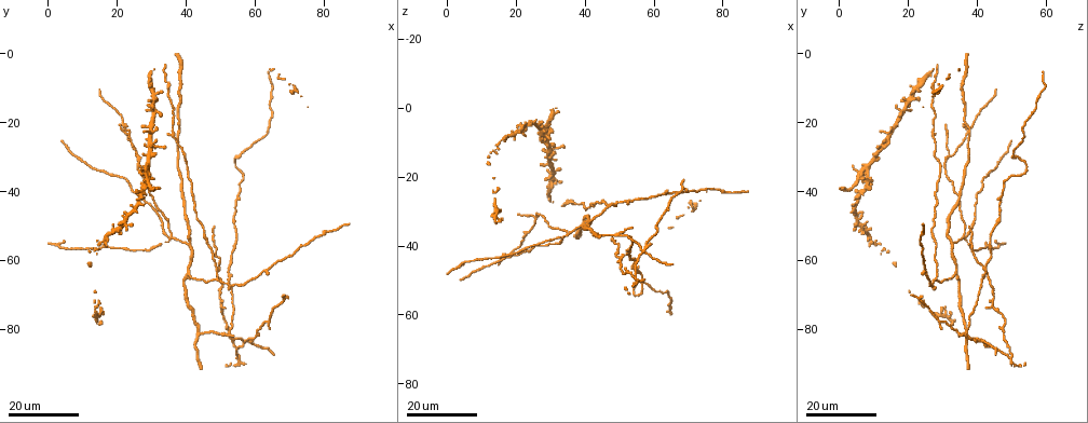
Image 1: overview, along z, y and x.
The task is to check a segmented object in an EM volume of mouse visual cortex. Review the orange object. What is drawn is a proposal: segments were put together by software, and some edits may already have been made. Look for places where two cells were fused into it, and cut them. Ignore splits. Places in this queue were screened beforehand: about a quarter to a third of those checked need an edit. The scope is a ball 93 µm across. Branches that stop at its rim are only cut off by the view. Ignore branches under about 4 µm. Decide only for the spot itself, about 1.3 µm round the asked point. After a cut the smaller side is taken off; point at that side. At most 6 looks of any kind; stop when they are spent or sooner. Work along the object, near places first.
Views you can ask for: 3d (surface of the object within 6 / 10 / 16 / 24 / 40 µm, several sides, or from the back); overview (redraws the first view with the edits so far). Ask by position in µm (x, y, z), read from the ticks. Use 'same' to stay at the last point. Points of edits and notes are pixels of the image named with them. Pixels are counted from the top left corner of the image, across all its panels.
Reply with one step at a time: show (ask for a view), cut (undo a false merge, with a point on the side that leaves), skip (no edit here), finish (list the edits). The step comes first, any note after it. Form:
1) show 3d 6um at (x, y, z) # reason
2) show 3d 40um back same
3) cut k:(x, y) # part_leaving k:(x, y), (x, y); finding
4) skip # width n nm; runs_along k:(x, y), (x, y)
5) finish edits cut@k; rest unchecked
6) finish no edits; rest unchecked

show 3d 24um at (35.5, 53.0, 36.5)

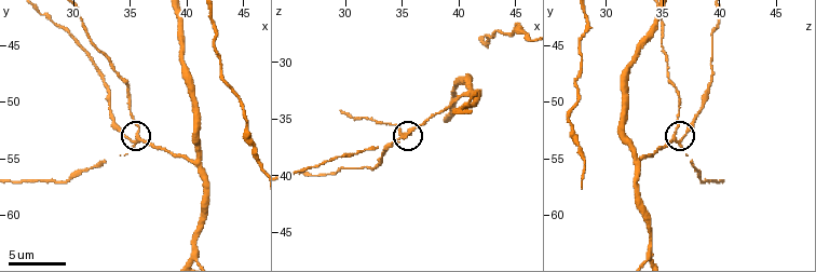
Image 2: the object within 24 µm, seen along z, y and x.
show 3d 10um at (35.6, 53.0, 35.8) # zoom in

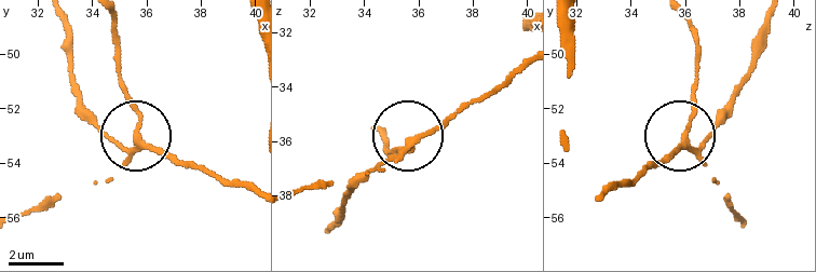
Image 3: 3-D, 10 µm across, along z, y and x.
show 3d 6um at (35.7, 53.3, 36.1)

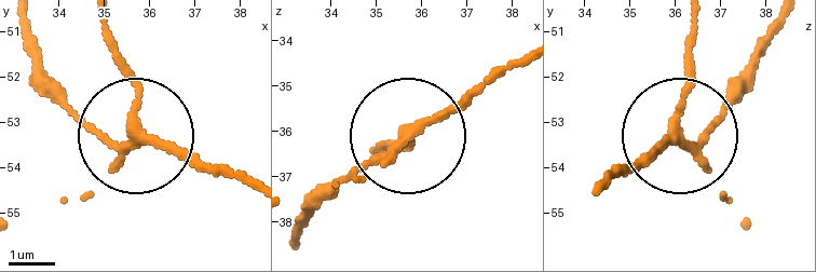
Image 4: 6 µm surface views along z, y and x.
skip # width 190 nm; runs_along 4:(246, 178), (200, 170), (141, 139), (95, 135), (53, 96); continuous, no second cell

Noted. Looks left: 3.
show 3d 16um at (40.5, 63.5, 34.0) # three-way junction

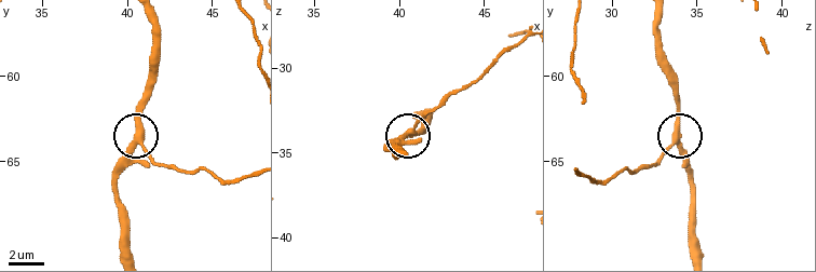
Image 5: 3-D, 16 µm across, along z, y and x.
show 3d 10um at (40.4, 64.1, 34.1) # closer look

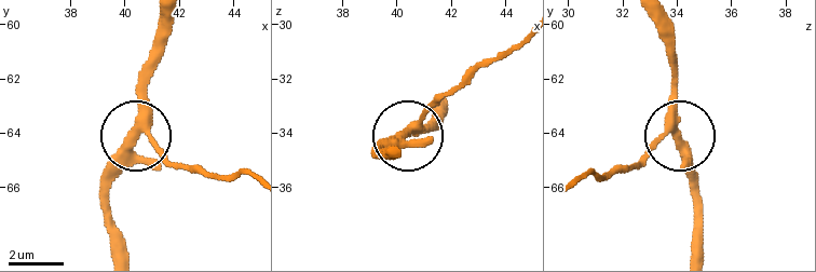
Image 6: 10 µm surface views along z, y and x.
skip # runs_along 6:(573, 185), (585, 174), (615, 174), (676, 134), (678, 62); one cell here

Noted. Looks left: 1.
finish no edits; rest unchecked

